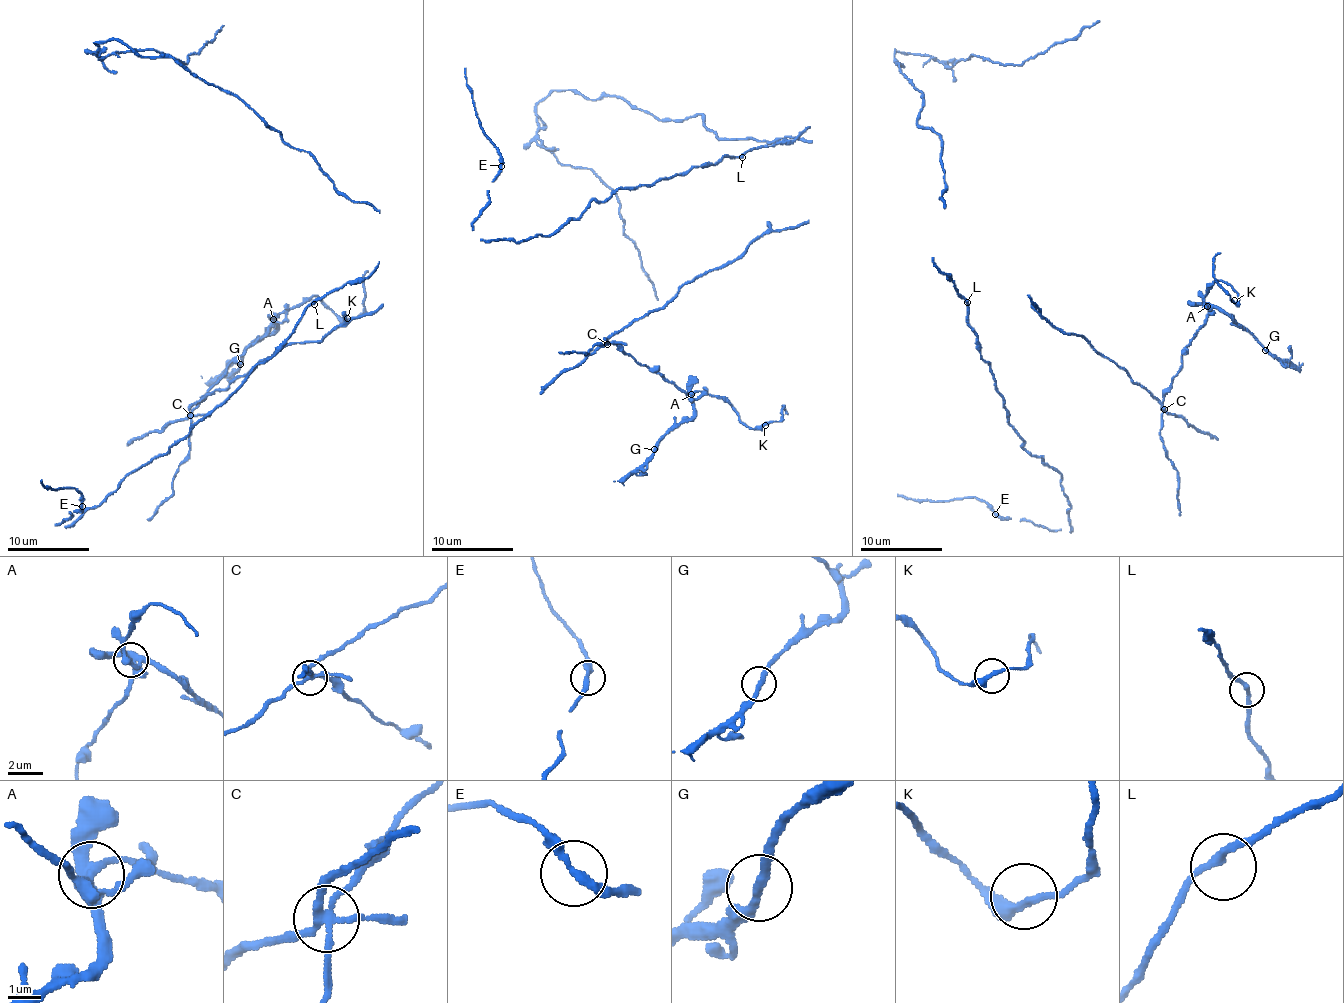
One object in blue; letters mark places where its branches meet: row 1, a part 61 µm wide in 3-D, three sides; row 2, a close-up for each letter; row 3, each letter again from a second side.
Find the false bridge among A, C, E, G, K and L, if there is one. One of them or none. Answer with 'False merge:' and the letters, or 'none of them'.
False merge: C

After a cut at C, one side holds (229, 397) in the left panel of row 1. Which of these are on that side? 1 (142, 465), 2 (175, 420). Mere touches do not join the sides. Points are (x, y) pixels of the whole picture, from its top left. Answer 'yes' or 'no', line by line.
1: yes
2: no

